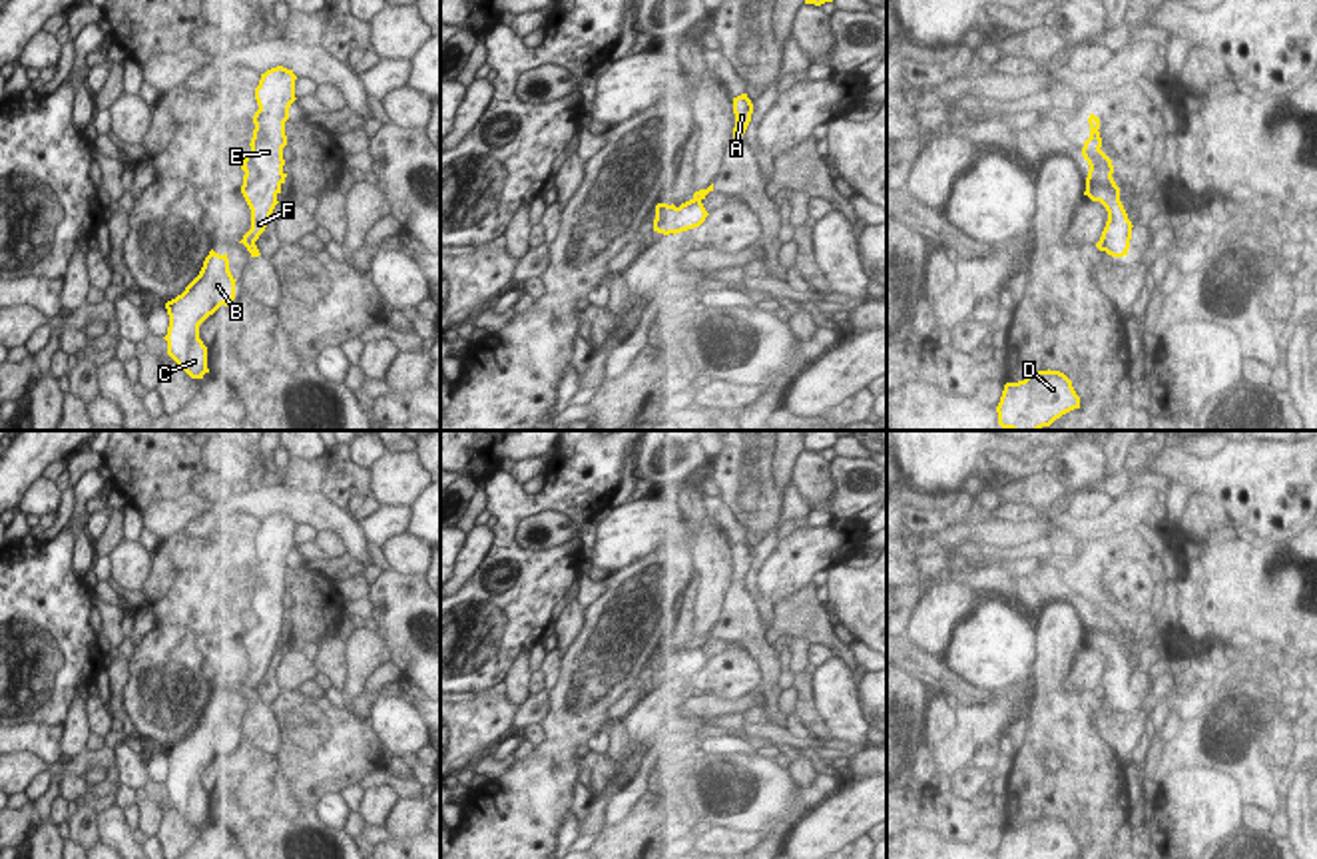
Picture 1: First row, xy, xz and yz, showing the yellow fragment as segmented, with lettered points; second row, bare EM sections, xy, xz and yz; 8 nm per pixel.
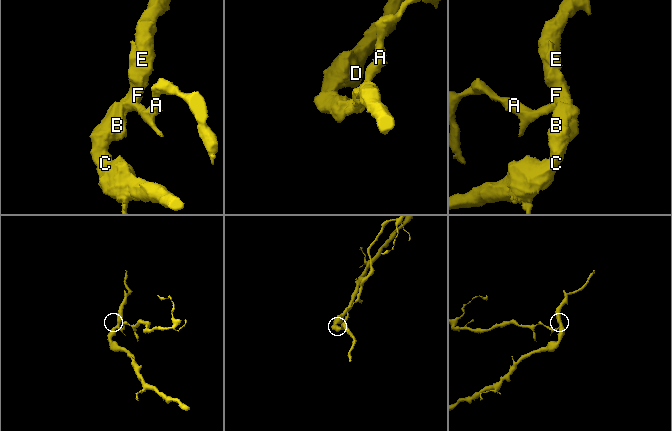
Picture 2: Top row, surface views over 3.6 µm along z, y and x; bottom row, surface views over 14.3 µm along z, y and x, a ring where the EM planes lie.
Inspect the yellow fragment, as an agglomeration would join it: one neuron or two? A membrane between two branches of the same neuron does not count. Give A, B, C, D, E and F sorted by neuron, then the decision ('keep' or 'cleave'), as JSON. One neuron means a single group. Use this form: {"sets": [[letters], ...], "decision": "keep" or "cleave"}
{"sets": [["A"], ["B", "C", "D", "E", "F"]], "decision": "cleave"}

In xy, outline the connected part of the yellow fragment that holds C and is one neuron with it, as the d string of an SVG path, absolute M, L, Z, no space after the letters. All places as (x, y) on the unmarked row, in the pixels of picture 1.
M213 696L203 708L199 721L185 733L181 741L165 749L169 761L167 801L191 825L203 825L207 815L207 793L199 785L199 771L221 751L235 745L235 723L229 717L227 700Z

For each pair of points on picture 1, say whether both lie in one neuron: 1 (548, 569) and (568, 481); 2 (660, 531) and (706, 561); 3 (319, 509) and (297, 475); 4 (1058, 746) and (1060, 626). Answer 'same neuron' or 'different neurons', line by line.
1: same neuron
2: different neurons
3: different neurons
4: same neuron

